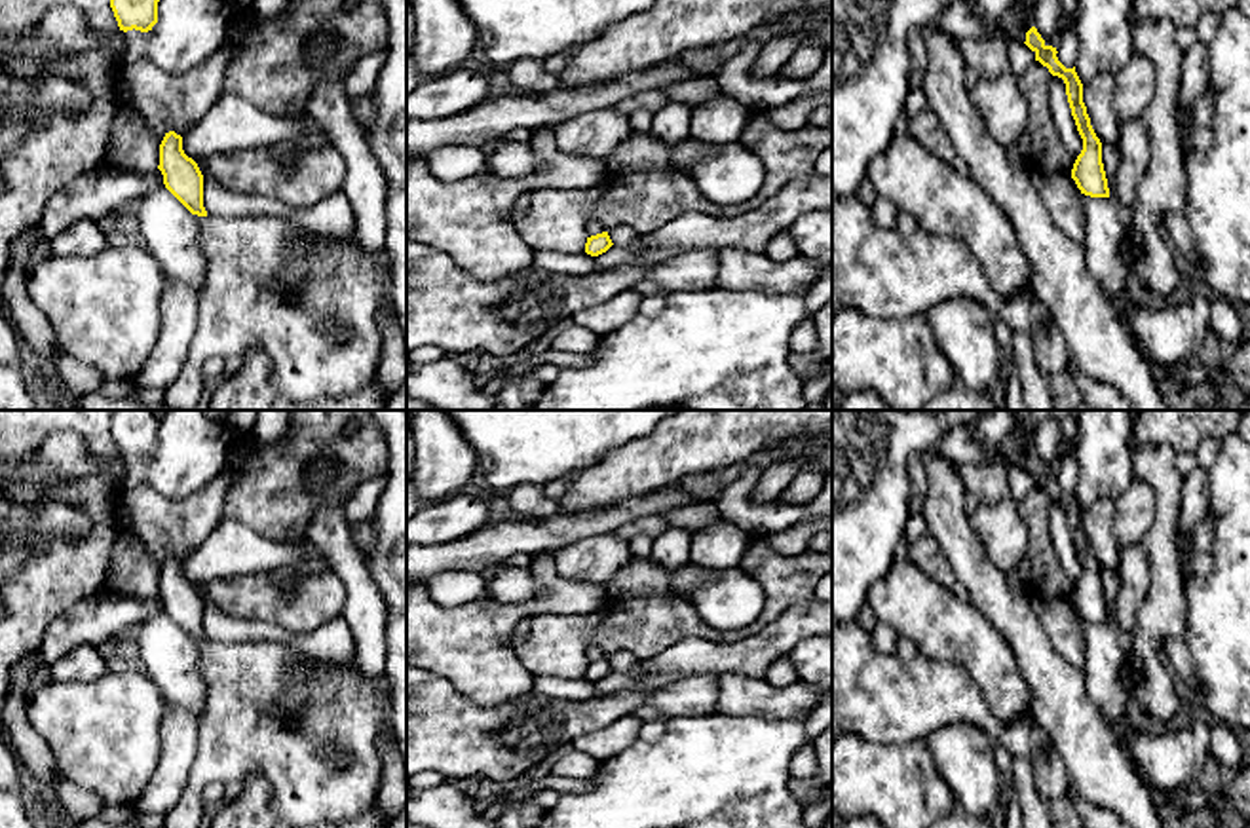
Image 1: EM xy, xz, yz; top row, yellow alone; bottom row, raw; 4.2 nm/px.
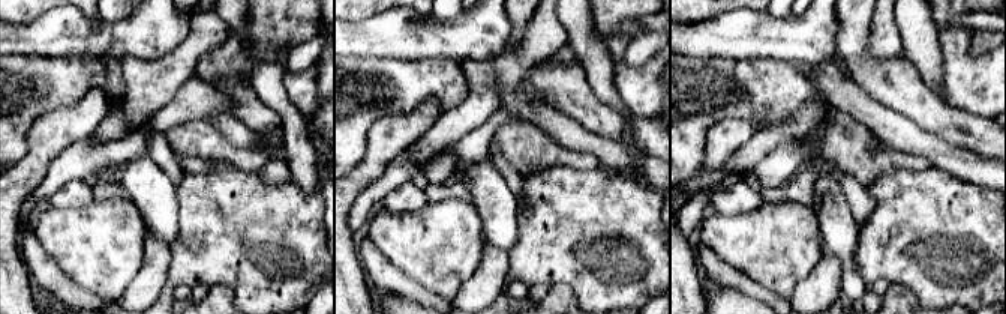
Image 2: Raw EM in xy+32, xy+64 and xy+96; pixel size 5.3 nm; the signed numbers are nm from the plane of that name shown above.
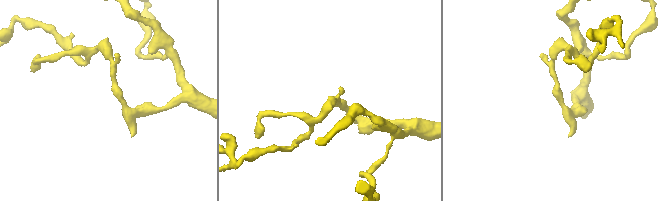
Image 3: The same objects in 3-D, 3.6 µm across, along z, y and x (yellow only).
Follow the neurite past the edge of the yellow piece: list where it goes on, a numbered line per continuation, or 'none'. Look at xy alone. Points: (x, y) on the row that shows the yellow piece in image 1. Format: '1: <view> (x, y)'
none

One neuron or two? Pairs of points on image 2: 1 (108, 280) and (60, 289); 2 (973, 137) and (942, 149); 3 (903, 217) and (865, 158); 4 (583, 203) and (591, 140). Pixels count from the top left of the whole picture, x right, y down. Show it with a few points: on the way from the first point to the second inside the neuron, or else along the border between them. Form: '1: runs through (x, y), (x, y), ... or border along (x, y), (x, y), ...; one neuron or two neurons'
1: border along (53, 260), (74, 281), (101, 298); two neurons
2: border along (921, 128), (951, 144), (963, 146), (985, 158); two neurons
3: border along (912, 170), (888, 170), (864, 187); two neurons
4: border along (600, 166), (603, 169); two neurons

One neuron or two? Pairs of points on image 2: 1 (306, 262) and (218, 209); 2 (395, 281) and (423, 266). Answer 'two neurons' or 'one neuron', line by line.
1: one neuron
2: two neurons

